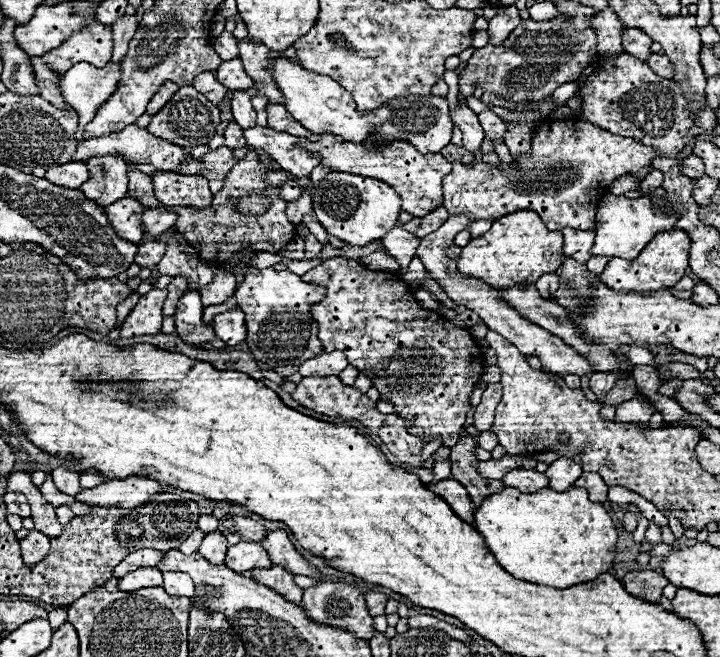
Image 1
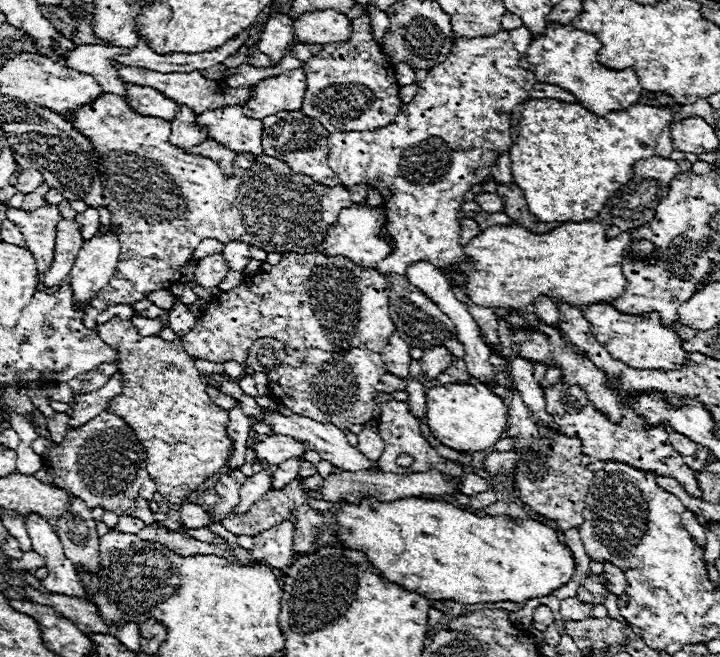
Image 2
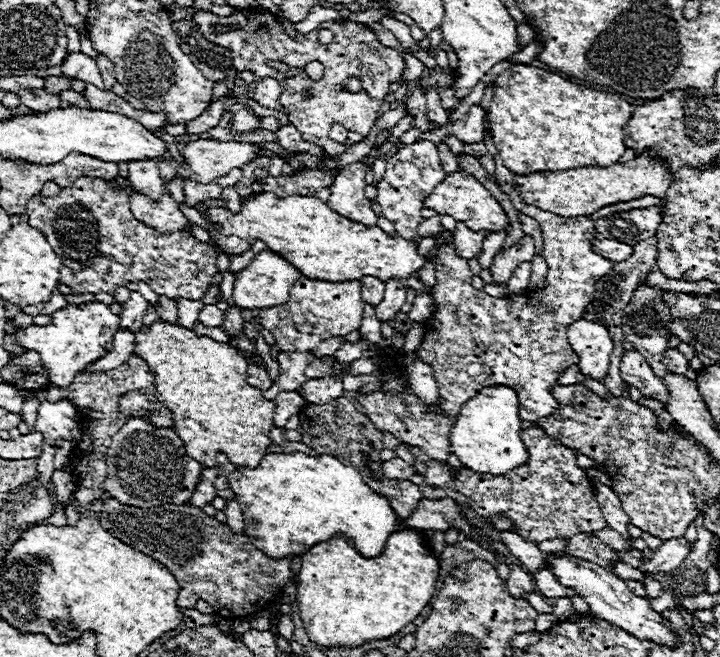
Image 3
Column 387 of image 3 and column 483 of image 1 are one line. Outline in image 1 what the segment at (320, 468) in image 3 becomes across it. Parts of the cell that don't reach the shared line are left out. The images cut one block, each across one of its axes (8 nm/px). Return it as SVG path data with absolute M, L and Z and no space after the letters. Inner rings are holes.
M502 488L502 492L486 496L482 504L474 510L474 528L482 534L486 548L494 554L500 566L510 572L514 578L552 586L552 588L570 588L572 584L582 584L598 574L608 572L614 564L614 550L616 550L616 528L610 514L604 510L600 502L588 500L586 490L548 490L542 488L532 494L524 494L518 488Z

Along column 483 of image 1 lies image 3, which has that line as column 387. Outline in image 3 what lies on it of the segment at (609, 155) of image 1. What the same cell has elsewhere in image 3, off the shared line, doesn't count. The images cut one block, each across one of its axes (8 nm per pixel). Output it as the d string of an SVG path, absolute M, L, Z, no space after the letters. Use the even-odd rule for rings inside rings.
M420 140L420 142L404 146L396 156L392 156L386 162L384 178L376 186L378 188L376 200L382 208L382 216L388 218L394 224L396 232L400 236L404 236L406 240L418 236L416 230L422 222L420 210L424 208L424 200L430 196L430 192L436 188L436 184L444 180L444 176L446 176L446 172L440 168L438 150L428 140Z

